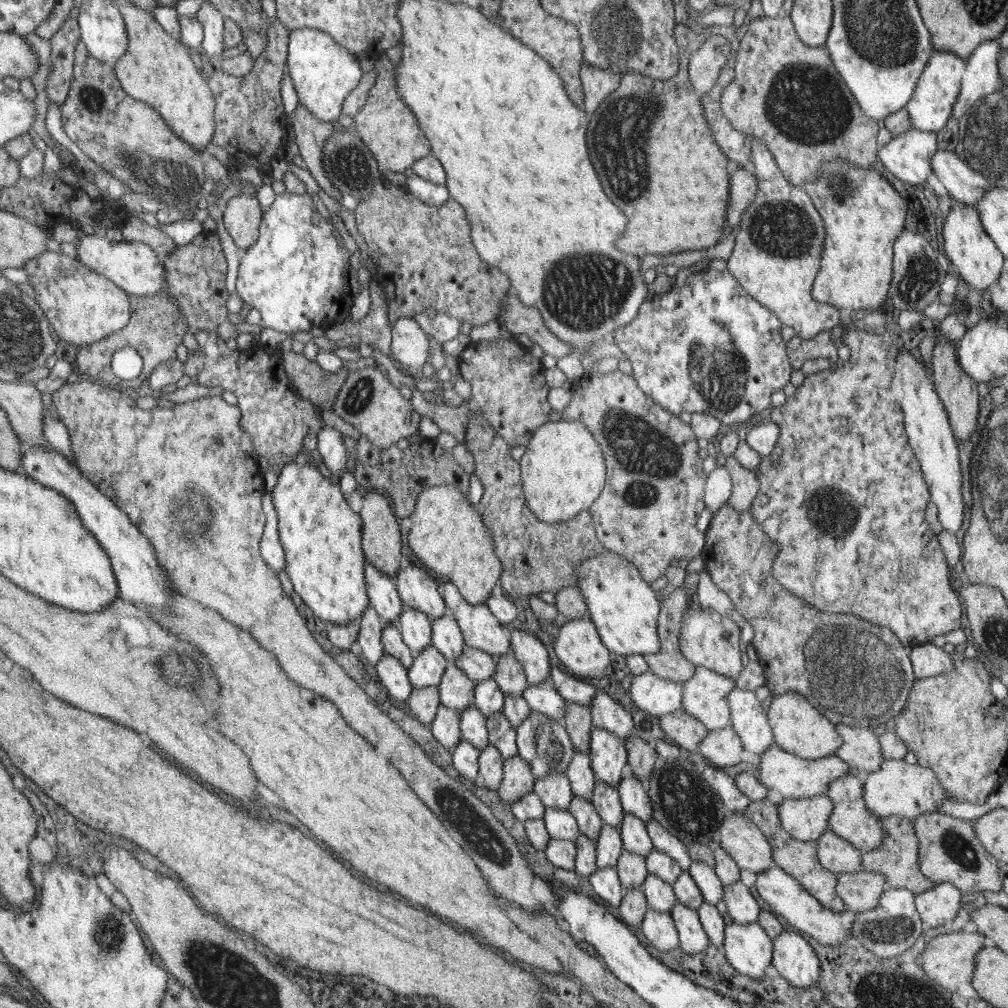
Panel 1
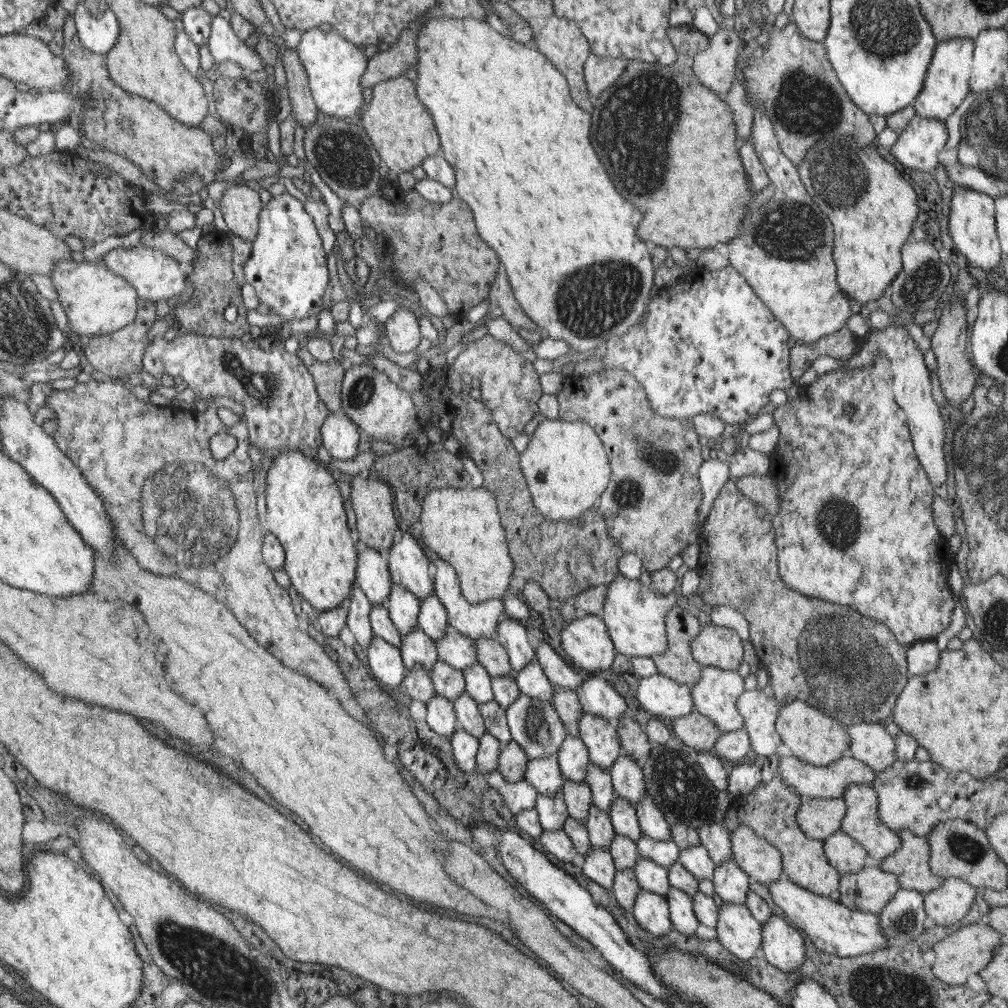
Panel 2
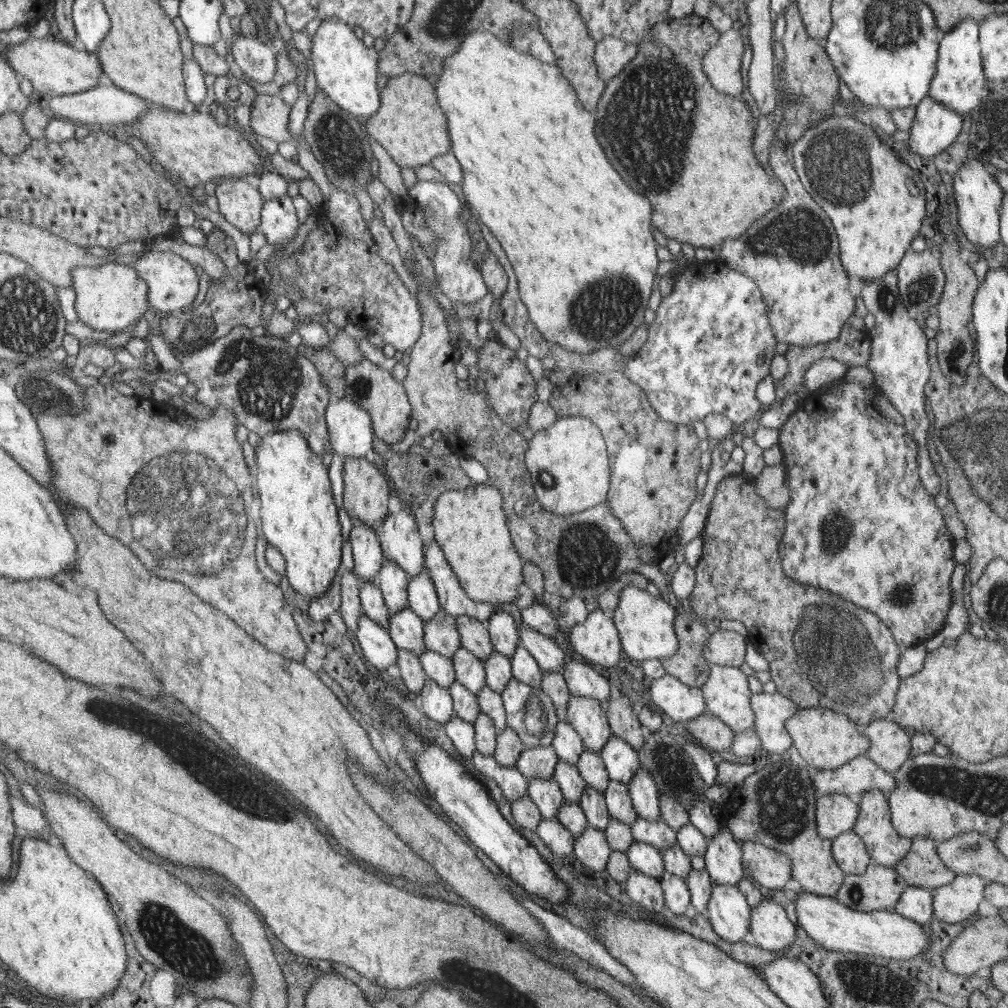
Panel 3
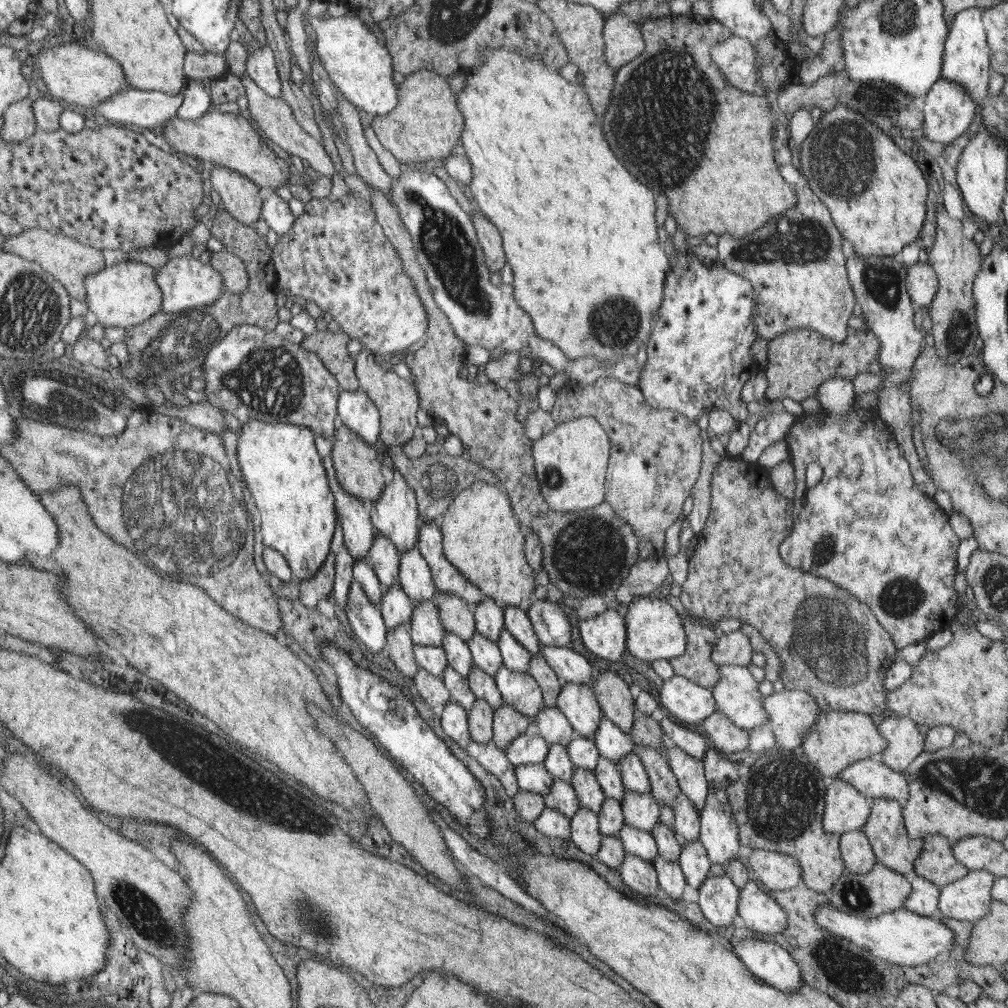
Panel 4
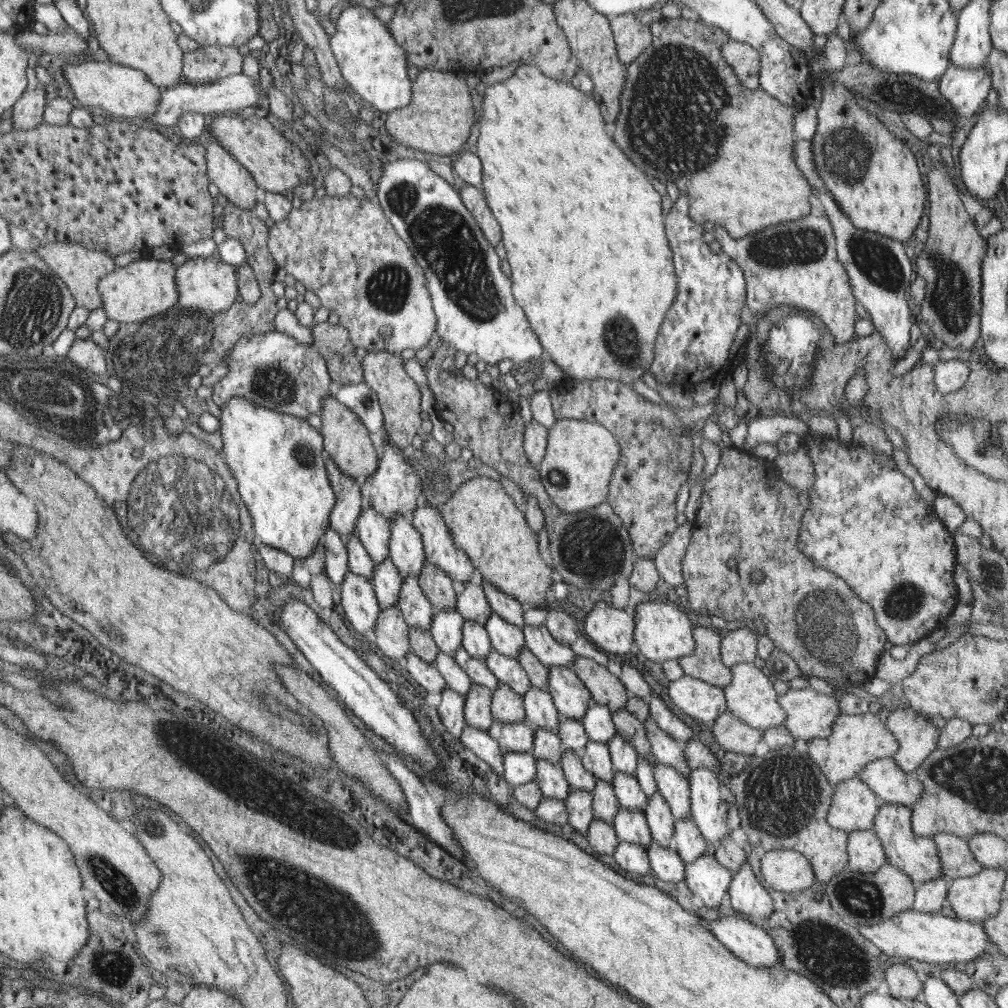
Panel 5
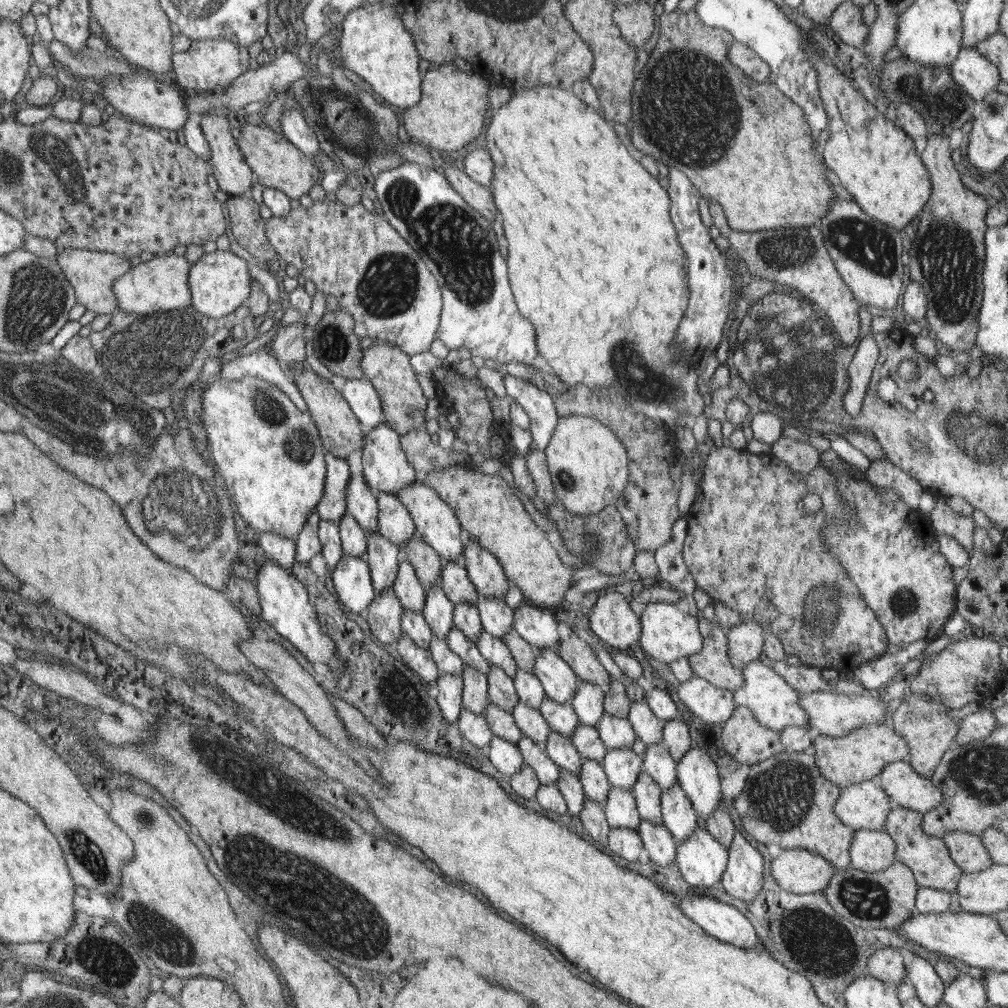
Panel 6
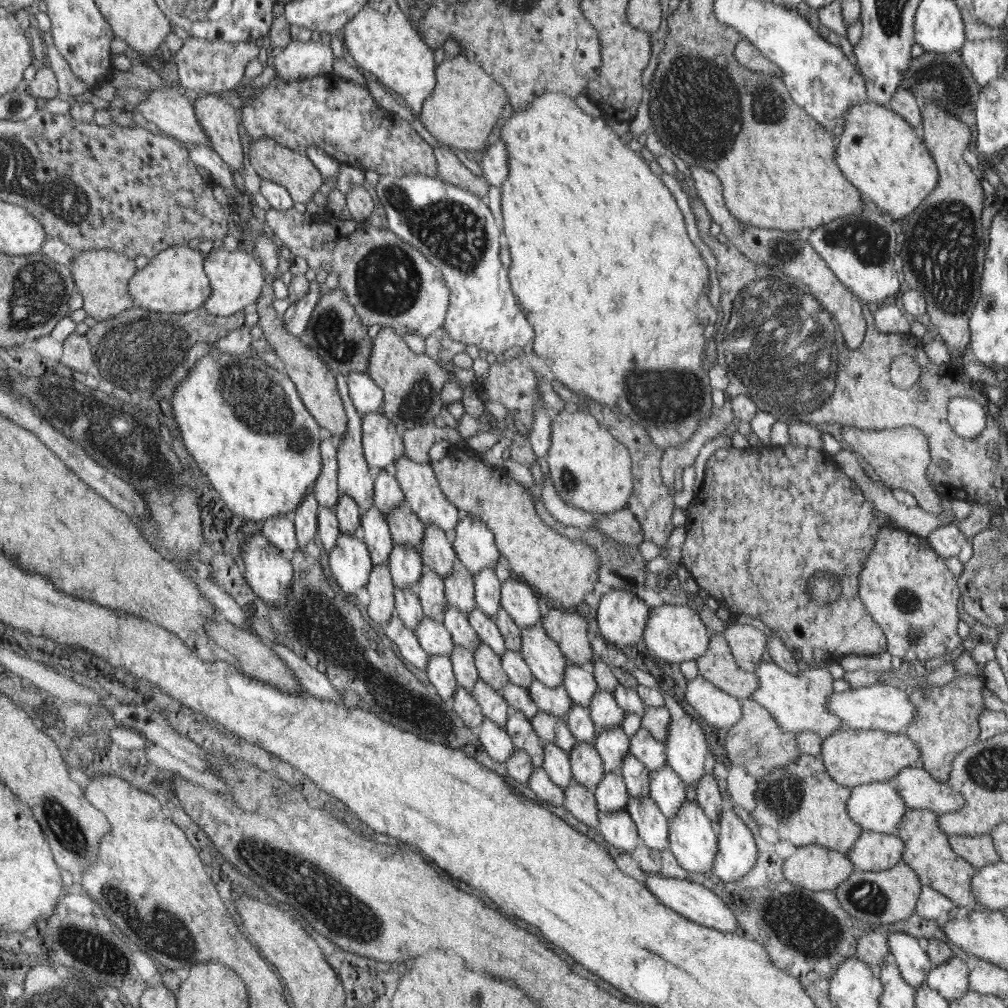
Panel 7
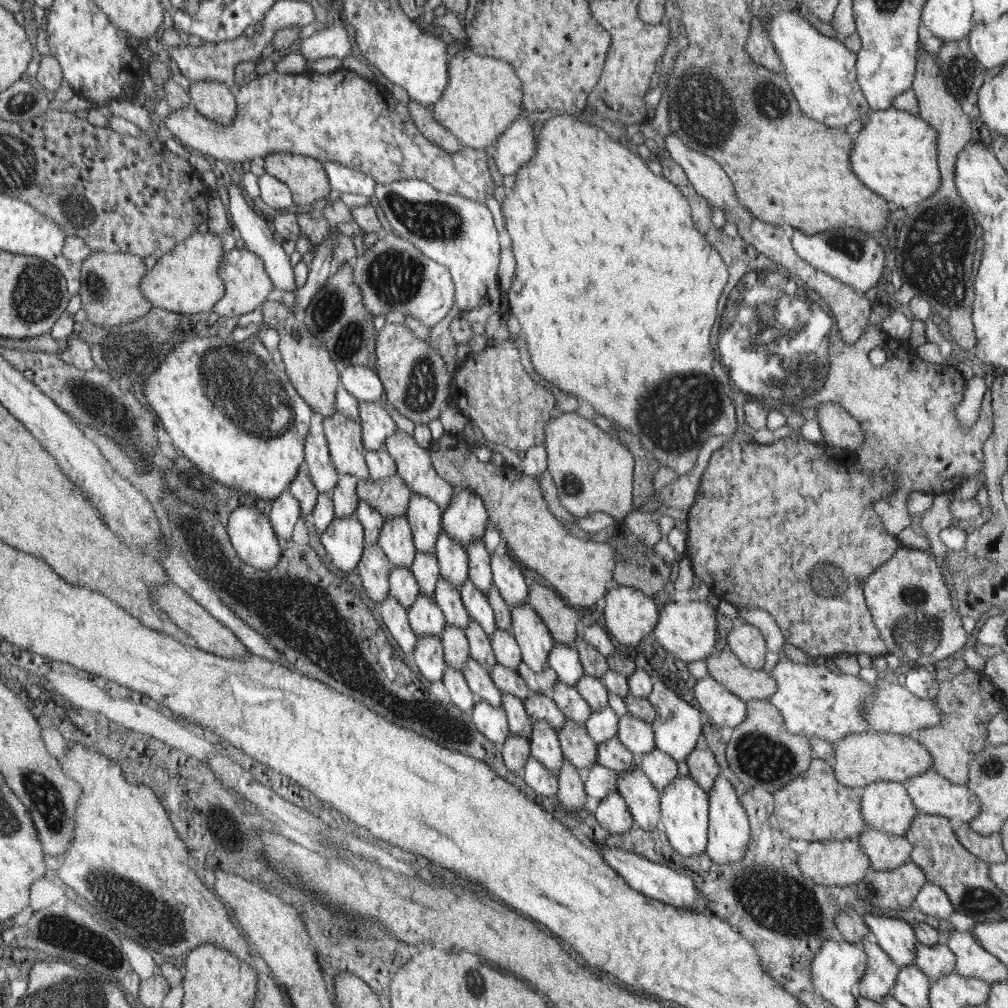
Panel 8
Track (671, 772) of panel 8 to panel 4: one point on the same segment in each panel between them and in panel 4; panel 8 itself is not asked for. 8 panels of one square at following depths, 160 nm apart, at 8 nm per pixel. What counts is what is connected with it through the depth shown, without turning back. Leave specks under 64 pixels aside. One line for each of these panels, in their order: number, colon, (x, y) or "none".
4: (694, 861)
5: (688, 841)
6: (679, 818)
7: (666, 788)

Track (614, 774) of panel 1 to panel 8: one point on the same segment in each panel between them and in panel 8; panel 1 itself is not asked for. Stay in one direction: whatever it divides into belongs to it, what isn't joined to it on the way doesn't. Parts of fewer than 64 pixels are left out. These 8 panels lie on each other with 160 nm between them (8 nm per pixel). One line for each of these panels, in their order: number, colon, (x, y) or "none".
2: (601, 739)
3: (586, 714)
4: (579, 704)
5: (571, 697)
6: (560, 682)
7: (547, 662)
8: (534, 638)

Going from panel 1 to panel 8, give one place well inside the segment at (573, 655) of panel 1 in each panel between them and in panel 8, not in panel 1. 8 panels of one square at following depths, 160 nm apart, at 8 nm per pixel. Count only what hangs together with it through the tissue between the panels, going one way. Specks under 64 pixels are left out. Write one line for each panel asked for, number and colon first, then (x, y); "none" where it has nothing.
2: (586, 640)
3: (597, 640)
4: (605, 634)
5: (610, 629)
6: (613, 621)
7: (621, 616)
8: (629, 615)

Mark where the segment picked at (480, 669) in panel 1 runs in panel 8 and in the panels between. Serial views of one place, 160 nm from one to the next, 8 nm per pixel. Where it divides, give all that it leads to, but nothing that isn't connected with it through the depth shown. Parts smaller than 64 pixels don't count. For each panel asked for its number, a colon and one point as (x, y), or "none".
2: (456, 649)
3: (440, 633)
4: (426, 628)
5: (417, 610)
6: (407, 587)
7: (405, 565)
8: (396, 539)

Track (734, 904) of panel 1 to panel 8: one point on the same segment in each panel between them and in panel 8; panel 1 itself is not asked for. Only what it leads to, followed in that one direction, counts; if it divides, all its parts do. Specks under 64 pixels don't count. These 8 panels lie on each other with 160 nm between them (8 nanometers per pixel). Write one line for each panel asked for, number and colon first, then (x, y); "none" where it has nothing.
2: (732, 884)
3: (723, 858)
4: (718, 834)
5: (714, 811)
6: (696, 774)
7: (686, 750)
8: (677, 726)

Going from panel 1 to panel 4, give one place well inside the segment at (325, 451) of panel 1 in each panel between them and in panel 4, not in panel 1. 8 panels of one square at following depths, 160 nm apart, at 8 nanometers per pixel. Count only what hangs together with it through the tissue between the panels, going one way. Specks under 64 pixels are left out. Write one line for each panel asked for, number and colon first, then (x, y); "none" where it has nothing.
2: (340, 434)
3: (350, 426)
4: (356, 409)

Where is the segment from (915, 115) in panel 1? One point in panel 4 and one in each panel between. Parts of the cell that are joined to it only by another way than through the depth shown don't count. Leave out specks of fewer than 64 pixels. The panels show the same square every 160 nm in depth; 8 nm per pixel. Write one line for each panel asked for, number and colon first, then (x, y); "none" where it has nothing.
2: (946, 85)
3: (959, 83)
4: (966, 61)

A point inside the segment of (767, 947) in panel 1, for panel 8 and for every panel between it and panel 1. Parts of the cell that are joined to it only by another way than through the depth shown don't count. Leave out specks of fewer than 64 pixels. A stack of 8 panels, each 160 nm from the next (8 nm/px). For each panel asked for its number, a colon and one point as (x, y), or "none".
2: (738, 931)
3: (728, 912)
4: (718, 897)
5: (708, 880)
6: (702, 859)
7: (693, 837)
8: (684, 805)

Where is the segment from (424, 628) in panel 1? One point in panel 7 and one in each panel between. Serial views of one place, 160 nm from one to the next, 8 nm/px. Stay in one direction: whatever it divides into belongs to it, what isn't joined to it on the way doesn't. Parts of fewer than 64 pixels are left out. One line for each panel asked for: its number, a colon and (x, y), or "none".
2: (403, 607)
3: (392, 580)
4: (383, 556)
5: (374, 531)
6: (361, 503)
7: (354, 479)

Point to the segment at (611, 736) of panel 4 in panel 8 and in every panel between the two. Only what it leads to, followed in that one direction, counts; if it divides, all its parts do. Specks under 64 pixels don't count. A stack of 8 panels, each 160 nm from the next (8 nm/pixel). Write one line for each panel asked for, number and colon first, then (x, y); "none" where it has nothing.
5: (597, 720)
6: (588, 701)
7: (580, 684)
8: (564, 659)

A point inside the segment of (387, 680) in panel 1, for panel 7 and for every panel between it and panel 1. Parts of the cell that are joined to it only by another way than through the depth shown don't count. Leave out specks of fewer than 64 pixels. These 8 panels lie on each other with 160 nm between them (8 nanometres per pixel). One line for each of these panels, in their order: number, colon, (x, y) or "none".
2: (385, 660)
3: (376, 644)
4: (365, 618)
5: (358, 599)
6: (351, 576)
7: (350, 563)

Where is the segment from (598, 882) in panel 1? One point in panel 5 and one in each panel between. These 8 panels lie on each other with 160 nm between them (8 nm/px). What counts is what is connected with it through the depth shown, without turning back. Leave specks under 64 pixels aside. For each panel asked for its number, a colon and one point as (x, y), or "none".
2: (598, 865)
3: (592, 849)
4: (585, 834)
5: (578, 803)

